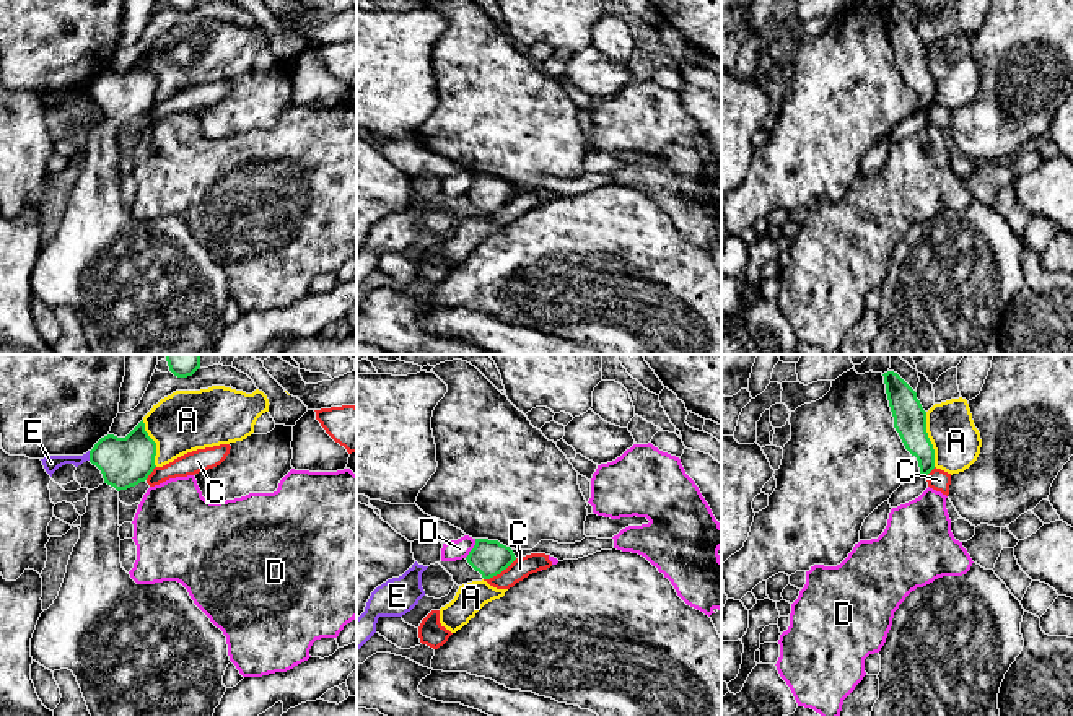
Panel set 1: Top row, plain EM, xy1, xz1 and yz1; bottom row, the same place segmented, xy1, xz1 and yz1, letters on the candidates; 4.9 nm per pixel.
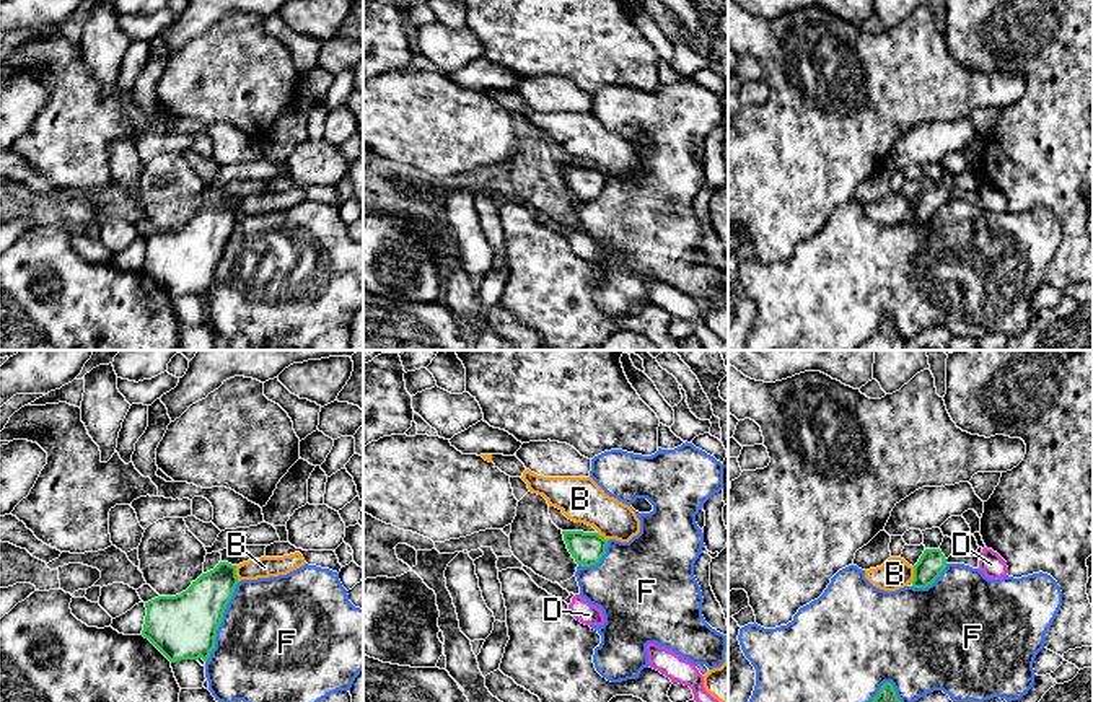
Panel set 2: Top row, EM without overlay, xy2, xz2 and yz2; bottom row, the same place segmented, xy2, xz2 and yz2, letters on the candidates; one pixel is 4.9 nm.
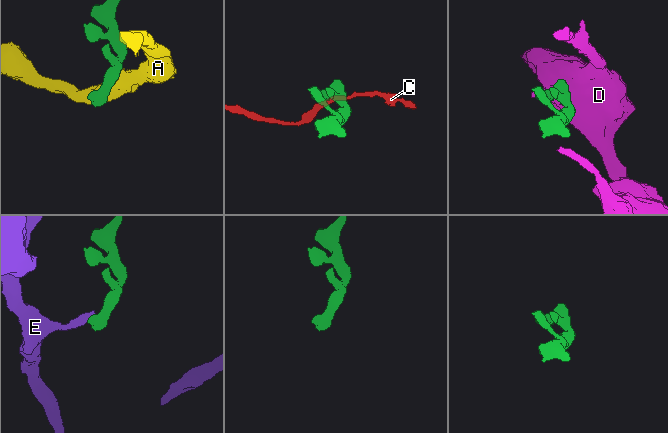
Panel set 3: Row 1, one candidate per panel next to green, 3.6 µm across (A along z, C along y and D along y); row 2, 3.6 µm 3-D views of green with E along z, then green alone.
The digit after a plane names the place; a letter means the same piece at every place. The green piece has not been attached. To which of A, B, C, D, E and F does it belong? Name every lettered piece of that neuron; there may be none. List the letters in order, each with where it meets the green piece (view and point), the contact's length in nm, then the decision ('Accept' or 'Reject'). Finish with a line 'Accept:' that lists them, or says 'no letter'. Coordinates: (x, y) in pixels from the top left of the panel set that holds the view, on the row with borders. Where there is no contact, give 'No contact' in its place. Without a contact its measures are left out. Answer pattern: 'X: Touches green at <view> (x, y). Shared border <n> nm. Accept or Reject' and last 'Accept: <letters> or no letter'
A: Touches green at yz1 (928, 440). Shared border 280 nm. Reject
B: Touches green at xy2 (235, 574). Shared border 80 nm. Reject
C: Touches green at xz1 (500, 571). Shared border 200 nm. Reject
D: Touches green at xz1 (472, 549). Shared border 110 nm. Reject
E: Touches green at xy1 (90, 456). Shared border 50 nm. Reject
F: Touches green at xy2 (220, 623). Shared border 440 nm. Reject
Accept: no letter

